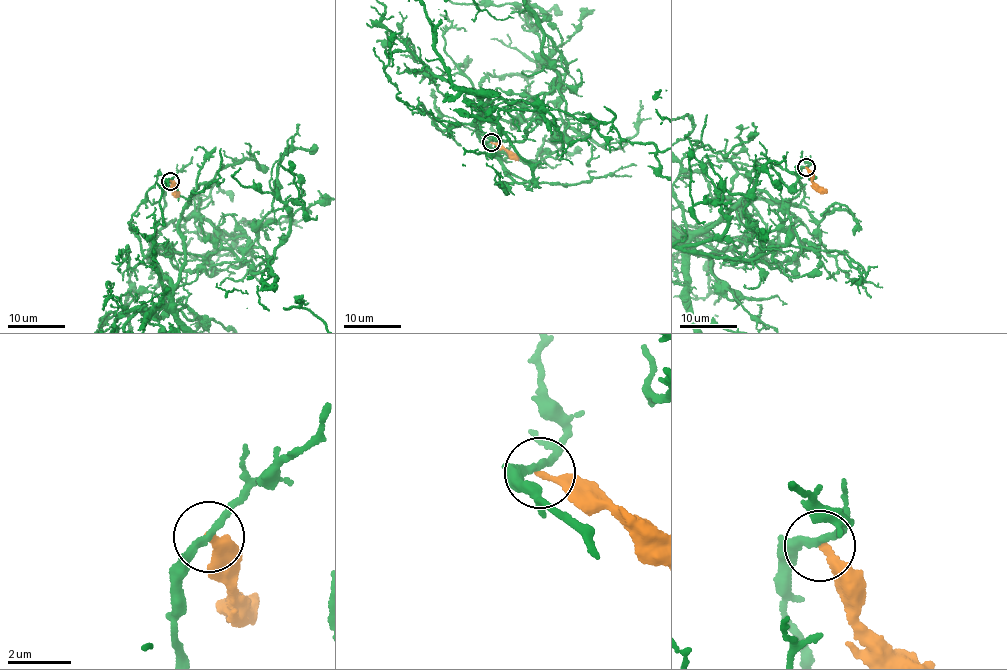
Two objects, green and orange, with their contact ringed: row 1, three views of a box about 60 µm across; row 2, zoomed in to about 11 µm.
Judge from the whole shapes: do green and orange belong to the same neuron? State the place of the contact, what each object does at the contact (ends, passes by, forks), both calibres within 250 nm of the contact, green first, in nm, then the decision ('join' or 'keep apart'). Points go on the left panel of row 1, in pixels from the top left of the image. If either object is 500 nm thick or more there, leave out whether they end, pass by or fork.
(170, 181) | green passes by | orange ends | 200/280 nm | keep apart

